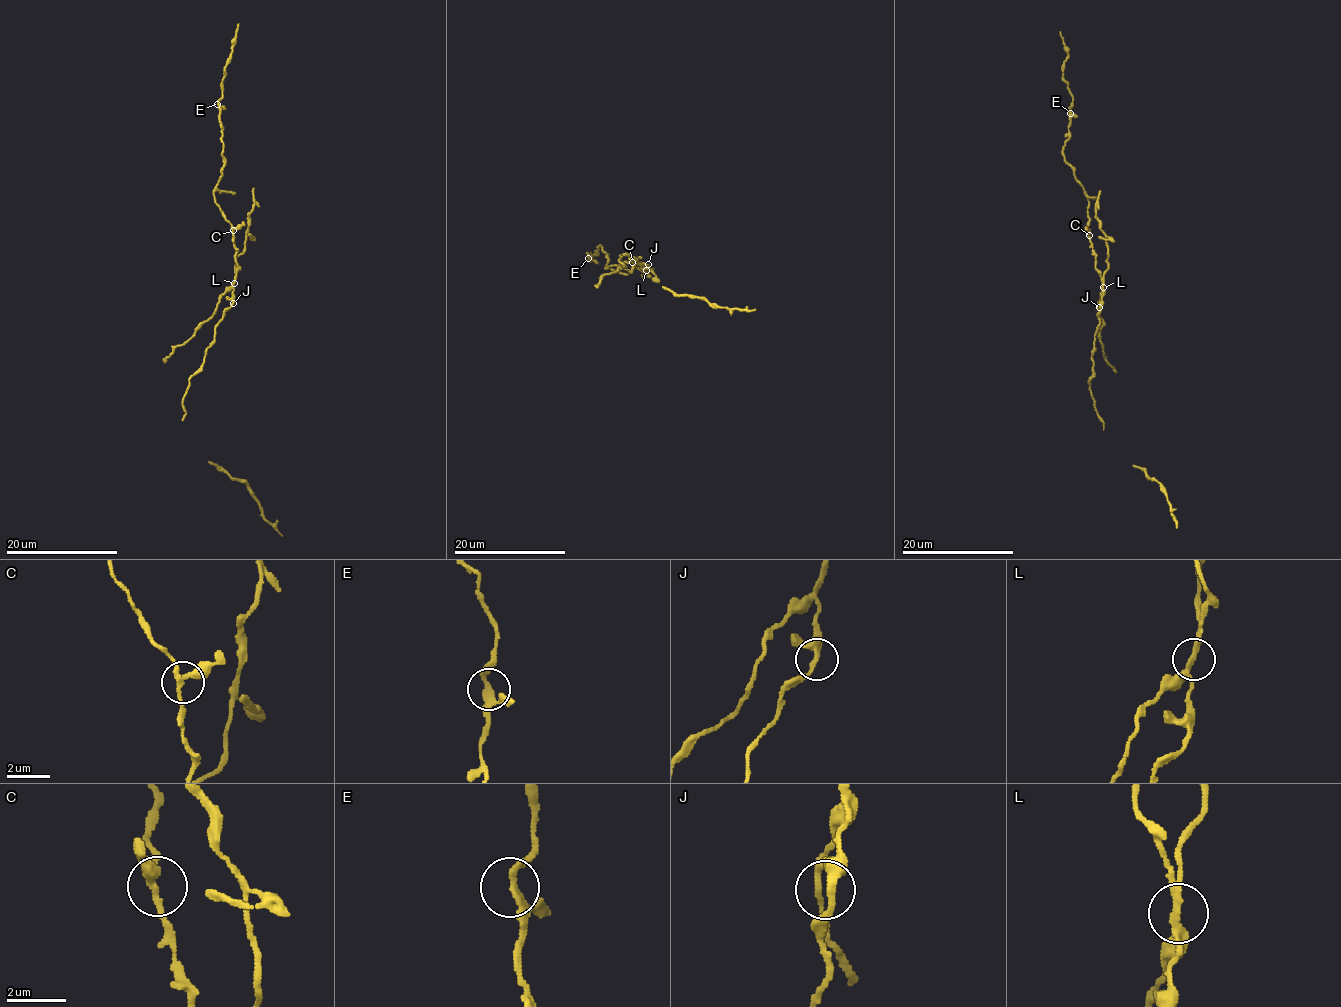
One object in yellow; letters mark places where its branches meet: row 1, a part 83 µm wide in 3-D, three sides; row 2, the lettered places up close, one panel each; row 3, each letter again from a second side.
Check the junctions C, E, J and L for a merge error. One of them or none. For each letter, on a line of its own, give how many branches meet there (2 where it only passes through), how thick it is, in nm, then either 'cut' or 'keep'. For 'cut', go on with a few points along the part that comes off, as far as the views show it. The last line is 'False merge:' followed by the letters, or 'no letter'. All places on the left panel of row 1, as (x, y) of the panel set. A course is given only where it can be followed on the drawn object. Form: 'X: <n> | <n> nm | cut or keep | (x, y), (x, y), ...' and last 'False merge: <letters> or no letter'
C: 3 | 200 nm | keep
E: 3 | 200 nm | keep
J: 3 | 260 nm | keep
L: 3 | 200 nm | cut | (233, 282), (219, 299), (211, 317), (178, 345), (164, 363)
False merge: L

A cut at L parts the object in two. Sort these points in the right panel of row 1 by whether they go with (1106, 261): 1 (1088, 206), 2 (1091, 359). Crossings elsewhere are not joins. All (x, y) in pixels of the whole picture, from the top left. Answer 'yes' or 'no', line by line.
1: no
2: no

